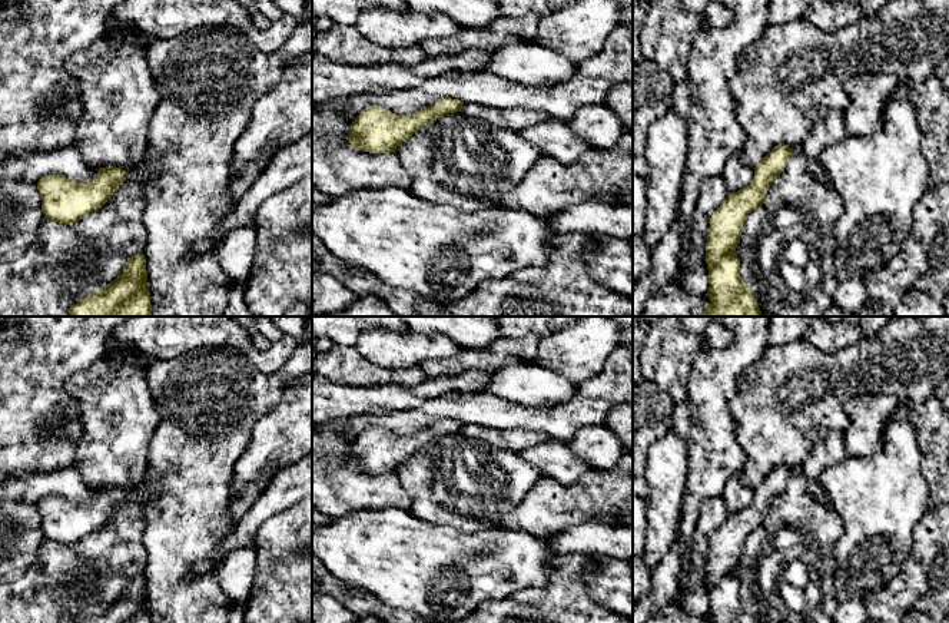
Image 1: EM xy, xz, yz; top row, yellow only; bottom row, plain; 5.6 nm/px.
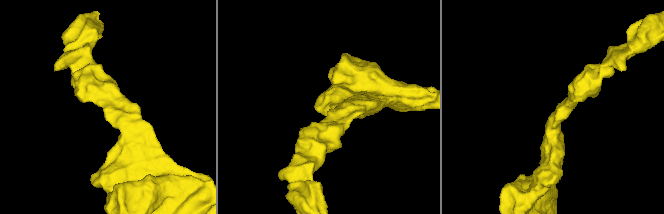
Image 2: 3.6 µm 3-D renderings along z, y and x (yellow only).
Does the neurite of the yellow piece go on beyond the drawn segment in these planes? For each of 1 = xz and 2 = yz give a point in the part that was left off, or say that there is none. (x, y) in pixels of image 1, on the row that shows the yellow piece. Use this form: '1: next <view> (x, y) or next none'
1: next none
2: next none

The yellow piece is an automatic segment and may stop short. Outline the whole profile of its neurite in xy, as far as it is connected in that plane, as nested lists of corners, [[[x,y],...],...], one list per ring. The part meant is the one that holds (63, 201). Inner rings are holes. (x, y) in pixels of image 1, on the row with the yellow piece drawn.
[[[115,166],[99,168],[92,182],[73,182],[62,175],[46,175],[37,182],[46,219],[73,225],[99,209],[119,190],[127,173]]]

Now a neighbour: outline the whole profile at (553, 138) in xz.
[[[548,117],[545,122],[522,129],[518,135],[541,156],[558,160],[563,165],[571,165],[578,158],[594,150],[591,143],[577,136],[567,120]]]

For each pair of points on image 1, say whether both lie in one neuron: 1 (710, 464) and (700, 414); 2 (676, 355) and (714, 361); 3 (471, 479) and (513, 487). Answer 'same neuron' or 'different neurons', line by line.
1: same neuron
2: different neurons
3: same neuron

